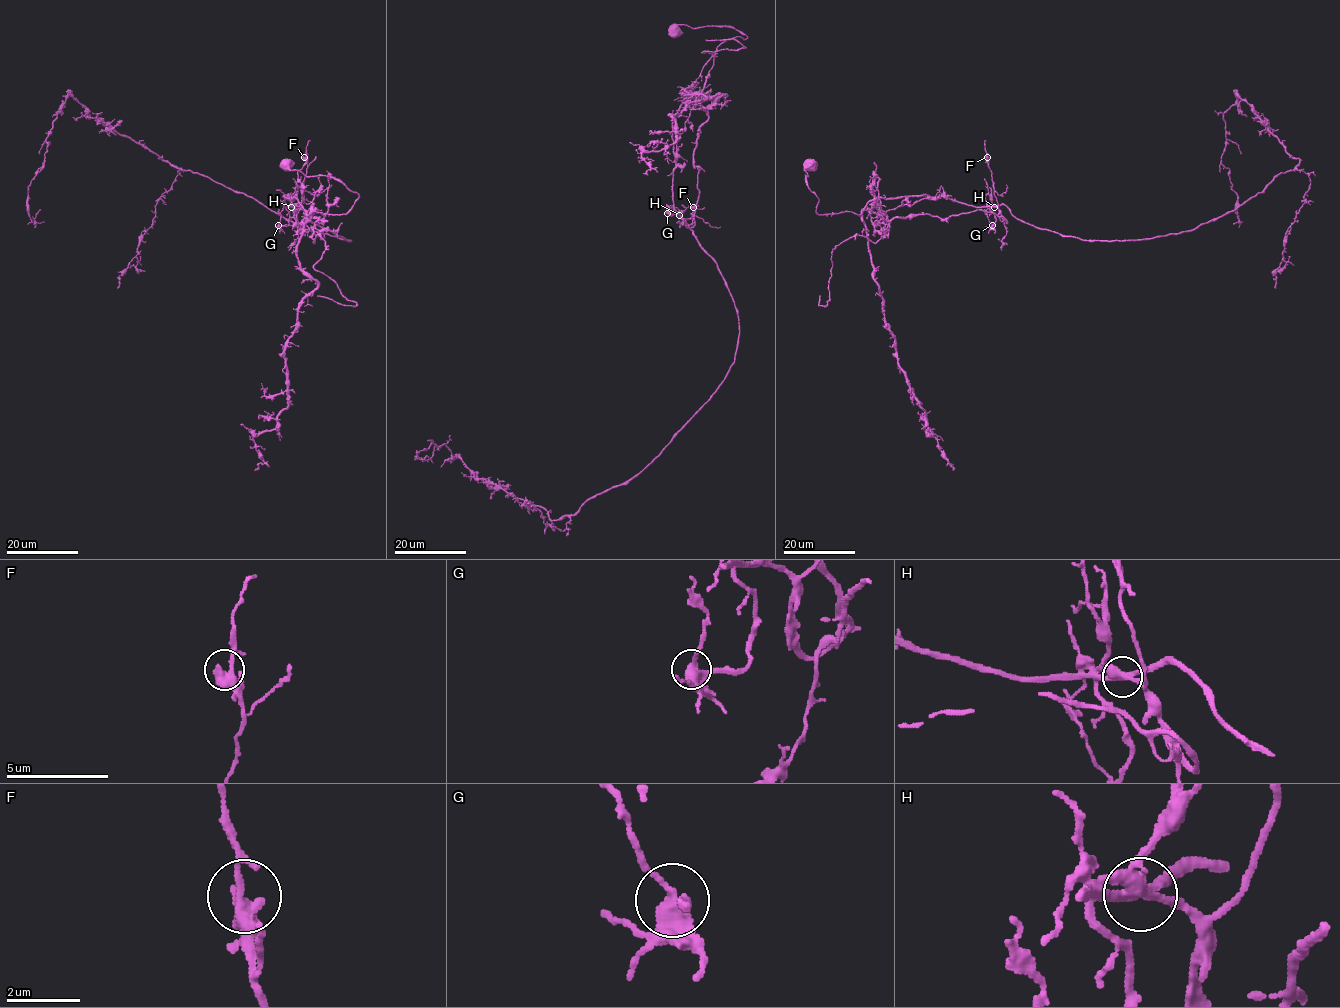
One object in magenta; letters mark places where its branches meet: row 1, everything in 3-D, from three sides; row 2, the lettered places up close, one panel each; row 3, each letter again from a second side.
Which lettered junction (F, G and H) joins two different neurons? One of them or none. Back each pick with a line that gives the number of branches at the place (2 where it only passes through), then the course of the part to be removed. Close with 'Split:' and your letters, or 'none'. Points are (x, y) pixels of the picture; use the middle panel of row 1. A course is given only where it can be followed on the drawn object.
H: 3 branches meet; foreign part runs (679, 214), (691, 228), (694, 152), (713, 61), (702, 53), (745, 47), (705, 39)
Split: H

